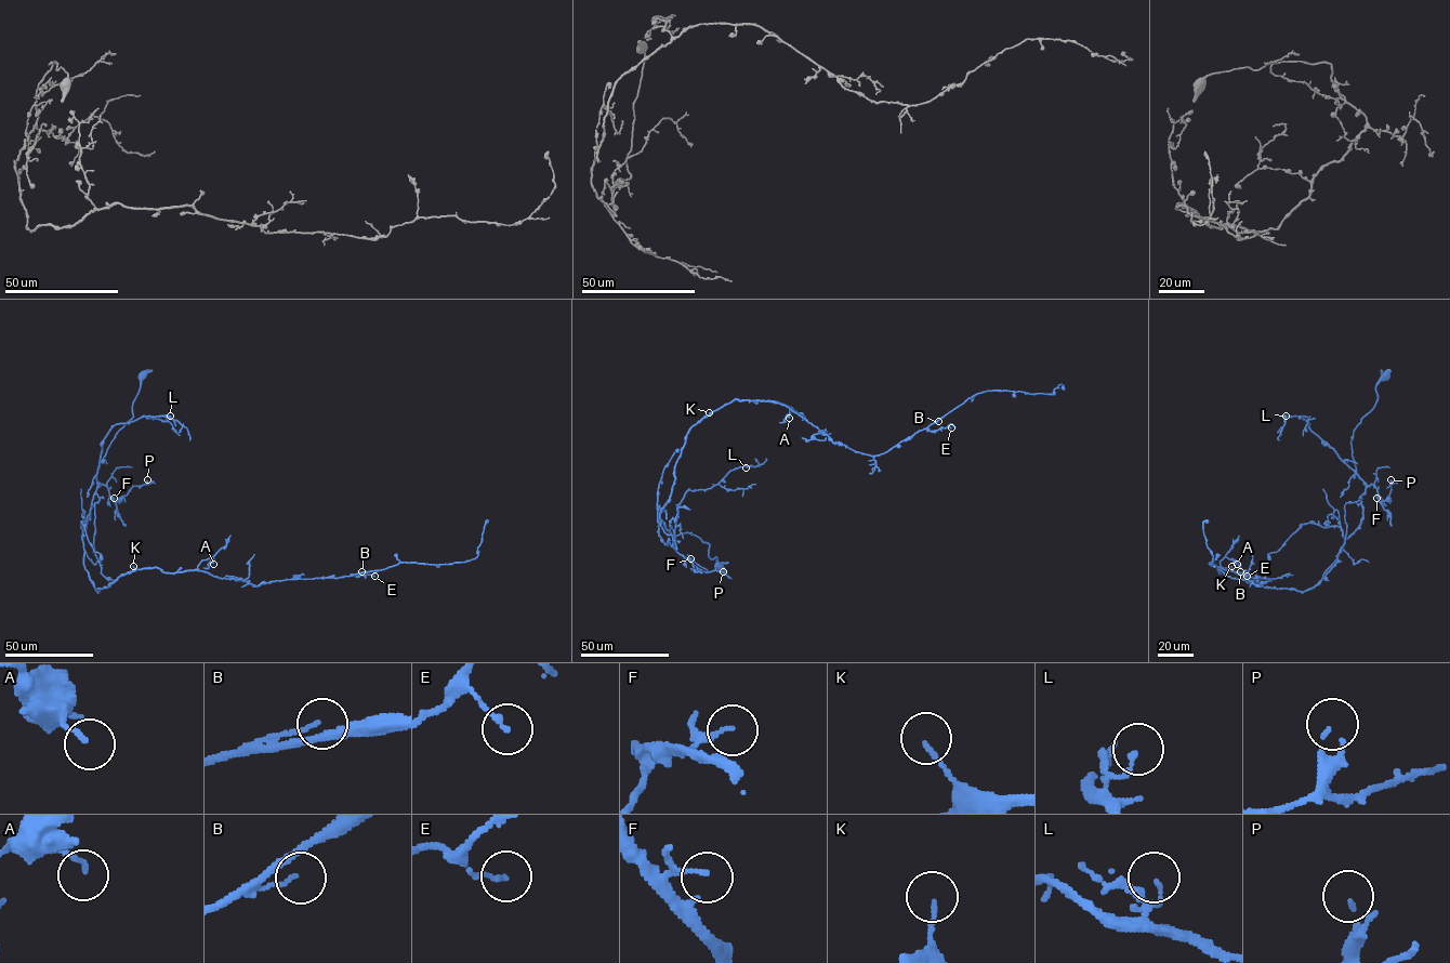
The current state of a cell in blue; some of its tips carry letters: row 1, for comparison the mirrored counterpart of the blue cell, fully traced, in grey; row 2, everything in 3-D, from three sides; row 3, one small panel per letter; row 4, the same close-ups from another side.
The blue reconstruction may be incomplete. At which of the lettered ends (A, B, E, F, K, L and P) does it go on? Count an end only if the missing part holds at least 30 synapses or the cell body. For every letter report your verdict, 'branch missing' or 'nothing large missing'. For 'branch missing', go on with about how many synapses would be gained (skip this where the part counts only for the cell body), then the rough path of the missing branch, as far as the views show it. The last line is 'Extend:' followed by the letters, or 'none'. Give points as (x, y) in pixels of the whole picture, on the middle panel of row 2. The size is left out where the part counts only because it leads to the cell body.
A: nothing large missing
B: nothing large missing
E: nothing large missing
F: nothing large missing
K: branch missing | 50 syn | (709, 412), (696, 411), (697, 418), (659, 478), (658, 489)
L: nothing large missing
P: nothing large missing
Extend: K

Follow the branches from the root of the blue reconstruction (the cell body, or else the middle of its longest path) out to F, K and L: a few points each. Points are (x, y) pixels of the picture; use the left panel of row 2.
F: (143, 374), (133, 403), (133, 417), (117, 433), (96, 475), (96, 483), (105, 485), (114, 498)
K: (143, 374), (133, 417), (117, 433), (100, 463), (82, 533), (84, 567), (97, 591), (131, 572), (133, 566)
L: (143, 374), (133, 403), (133, 417), (117, 433), (97, 471), (102, 442), (113, 426), (145, 416), (170, 416)

